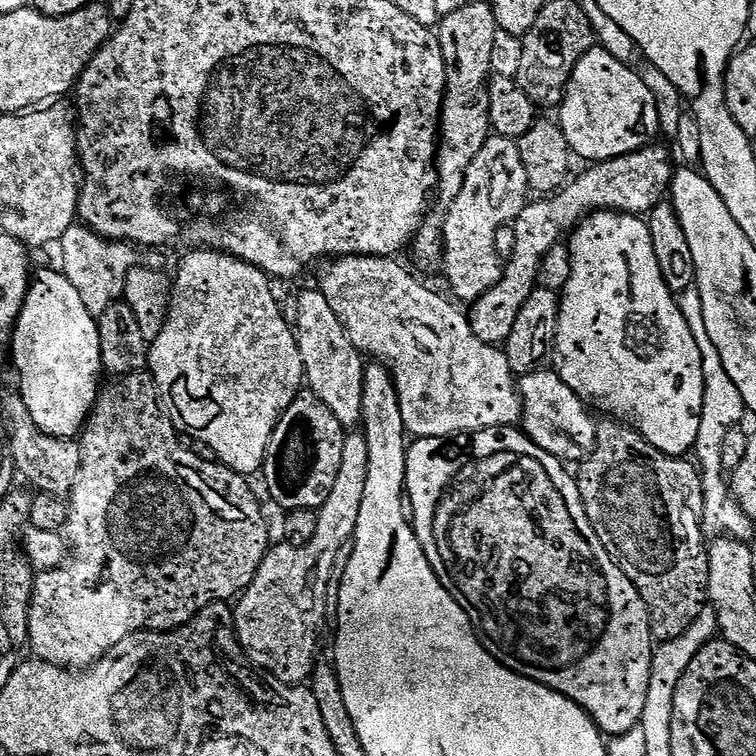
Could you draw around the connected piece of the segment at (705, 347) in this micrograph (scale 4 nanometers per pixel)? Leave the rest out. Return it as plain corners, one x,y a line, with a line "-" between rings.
685,291
679,297
678,303
686,322
690,326
690,330
694,334
698,350
702,354
704,405
702,406
702,422
698,426
698,438
696,439
694,456
698,461
698,468
703,476
703,519
709,529
717,528
720,531
717,533
727,534
729,537
747,541
749,539
748,535
752,532
753,521
736,505
736,501
732,498
729,481
722,475
724,472
724,467
722,466
722,442
726,442
726,434
729,430
737,427
741,423
740,419
746,416
742,394
738,392
738,386
734,386
734,382
730,382
714,342
710,342
710,334
706,334
706,322
704,321
704,311
700,305
699,291

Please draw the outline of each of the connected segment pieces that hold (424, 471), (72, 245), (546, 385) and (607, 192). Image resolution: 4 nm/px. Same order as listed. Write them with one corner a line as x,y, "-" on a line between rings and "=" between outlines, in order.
509,426
506,428
487,428
481,432
473,432
457,436
455,438
416,438
411,441
408,450
408,461
406,462
406,470
404,474
404,483
406,485
406,500
410,505
410,523
416,529
416,537
422,546
422,550
426,554
426,558
430,562
430,566
434,570
434,574
442,582
442,586
456,599
458,605
468,616
468,622
472,625
480,642
485,650
493,656
504,667
509,668
511,672
516,672
520,676
525,676
528,680
535,680
537,684
545,684
554,692
560,692
561,695
574,701
578,707
583,708
585,714
596,723
601,733
608,738
619,738
625,736
632,728
637,727
643,721
644,707
646,706
646,694
650,686
650,678
652,677
652,654
654,651
654,637
652,634
652,623
648,621
648,608
642,602
642,598
638,594
636,587
630,582
630,578
626,578
626,574
621,570
619,563
614,559
613,553
606,547
605,541
594,531
593,521
584,513
584,503
580,501
577,481
567,476
564,470
557,471
555,475
549,471
544,465
543,459
527,456
524,452
515,452
514,449
508,448
507,440
521,439
522,432
519,427
=
73,226
63,240
59,241
58,248
64,251
64,275
74,286
74,290
82,294
86,310
90,310
97,318
123,297
126,278
138,264
135,254
131,252
133,249
127,243
105,240
87,226
=
545,370
523,377
518,391
524,411
523,433
537,444
541,453
554,454
564,464
579,464
590,457
593,427
597,421
588,413
589,405
581,396
564,384
559,371
=
656,147
641,148
638,152
619,156
616,160
593,163
589,172
582,173
577,180
575,177
559,192
547,198
533,199
525,206
514,223
516,236
512,240
512,254
503,269
502,279
487,295
471,305
472,329
481,342
493,346
507,345
510,334
520,320
522,306
526,306
538,287
536,279
540,276
544,255
559,242
560,235
570,231
583,216
600,212
603,208
648,214
669,195
674,184
672,164
668,161
667,150

